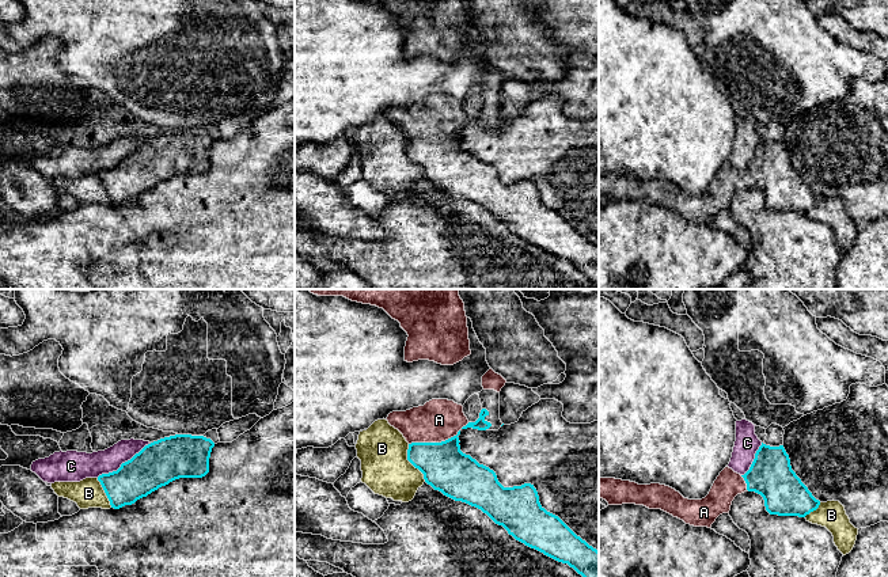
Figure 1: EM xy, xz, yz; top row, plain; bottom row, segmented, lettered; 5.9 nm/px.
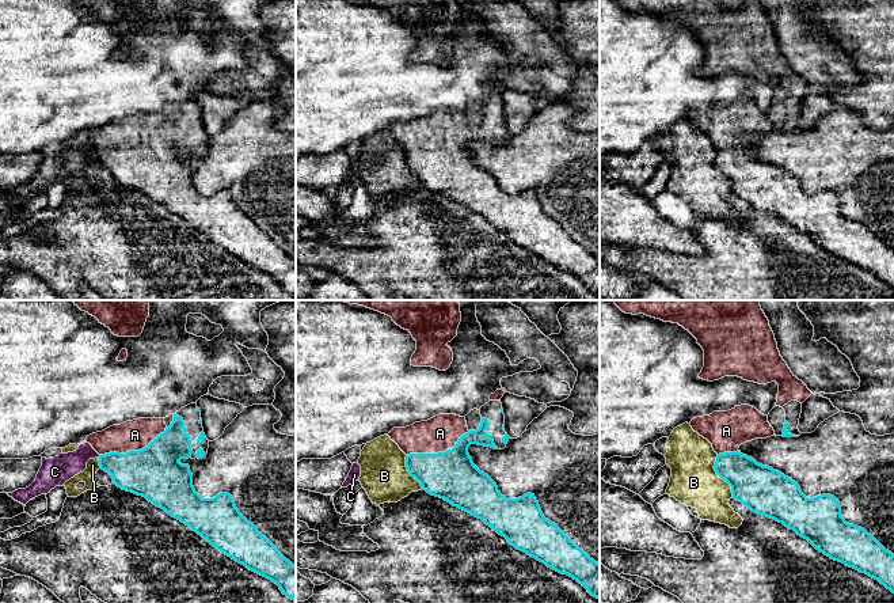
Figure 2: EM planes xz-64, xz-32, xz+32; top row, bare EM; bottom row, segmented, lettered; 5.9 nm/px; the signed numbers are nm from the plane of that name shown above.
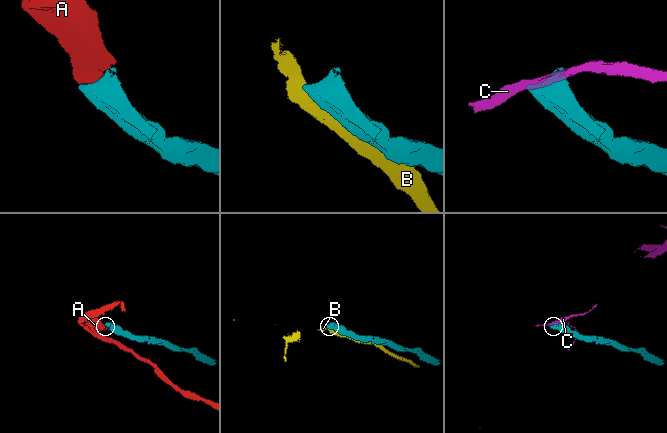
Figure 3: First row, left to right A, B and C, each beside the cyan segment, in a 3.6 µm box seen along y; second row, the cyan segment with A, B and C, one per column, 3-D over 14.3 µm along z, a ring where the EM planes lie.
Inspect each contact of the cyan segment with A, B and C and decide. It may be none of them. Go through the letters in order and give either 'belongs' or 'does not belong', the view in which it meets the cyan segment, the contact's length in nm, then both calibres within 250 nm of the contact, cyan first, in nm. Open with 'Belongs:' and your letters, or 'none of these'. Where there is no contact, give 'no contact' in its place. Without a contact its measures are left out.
Belongs: A
A: belongs; contact in xz; length 380 nm; calibres 280 and 260 nm
B: does not belong; contact in xz; length 240 nm; calibres 280 and 280 nm
C: does not belong; contact in xy; length 380 nm; calibres 260 and 150 nm

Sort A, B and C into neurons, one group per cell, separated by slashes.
A / B / C

